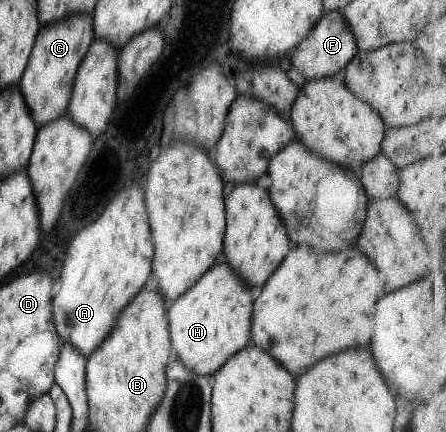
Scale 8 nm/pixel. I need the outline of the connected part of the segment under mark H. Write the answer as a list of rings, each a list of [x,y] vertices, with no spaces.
[[[222,253],[216,265],[212,265],[167,311],[172,342],[170,361],[180,361],[202,377],[216,375],[230,357],[252,343],[253,305],[252,288],[230,269]]]

